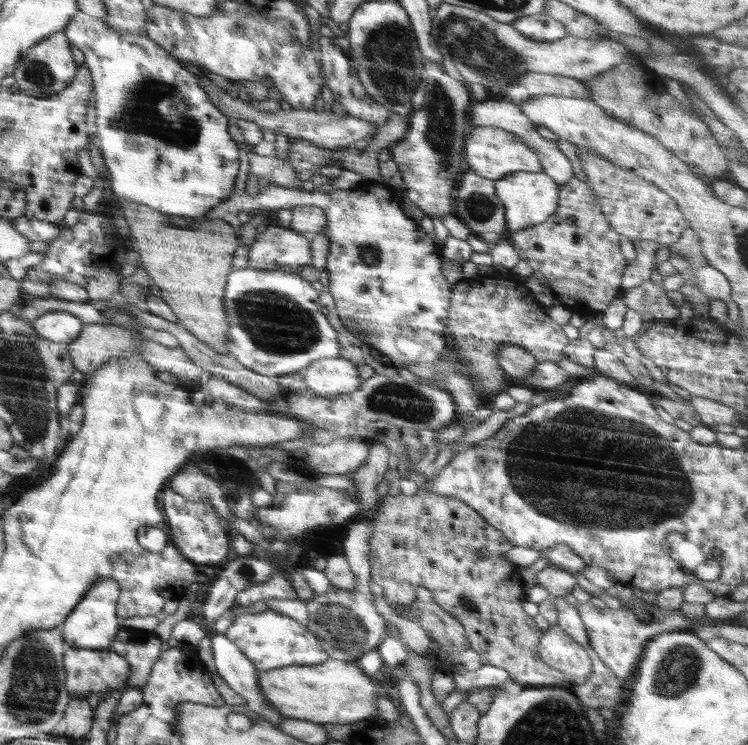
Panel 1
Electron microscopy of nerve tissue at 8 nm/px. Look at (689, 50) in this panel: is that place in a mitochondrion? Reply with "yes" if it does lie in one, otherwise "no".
no

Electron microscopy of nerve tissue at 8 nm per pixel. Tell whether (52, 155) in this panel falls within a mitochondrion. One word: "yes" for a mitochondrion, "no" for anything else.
no

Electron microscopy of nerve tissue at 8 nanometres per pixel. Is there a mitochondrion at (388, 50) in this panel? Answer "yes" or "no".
yes

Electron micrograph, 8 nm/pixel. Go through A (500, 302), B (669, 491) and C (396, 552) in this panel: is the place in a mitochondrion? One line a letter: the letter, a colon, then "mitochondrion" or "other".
A: other
B: mitochondrion
C: other

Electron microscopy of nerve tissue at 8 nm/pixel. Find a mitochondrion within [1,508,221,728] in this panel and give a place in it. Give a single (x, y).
(33, 694)

